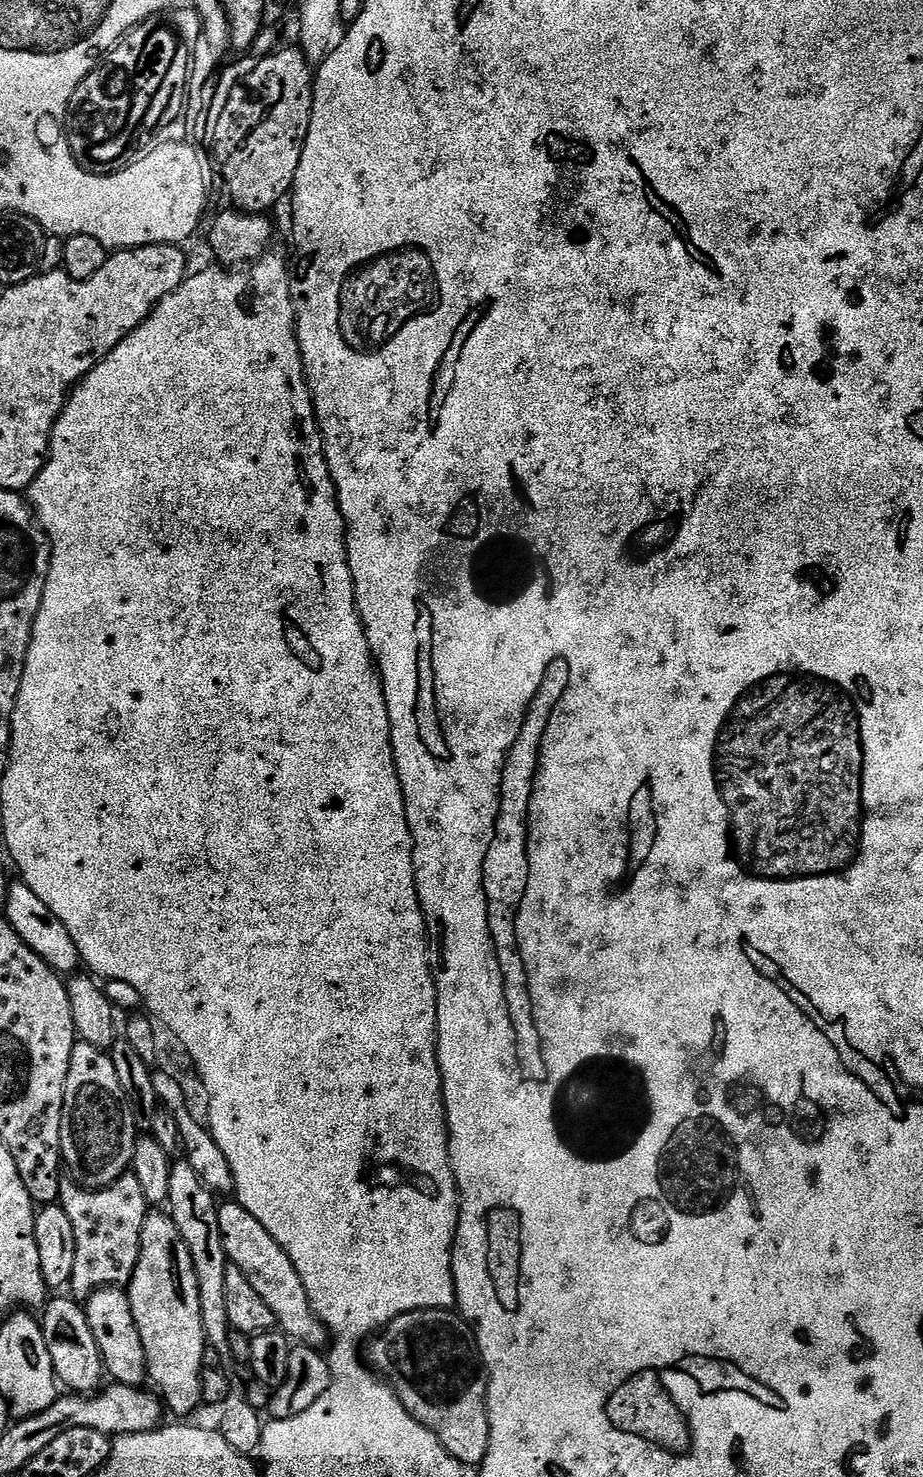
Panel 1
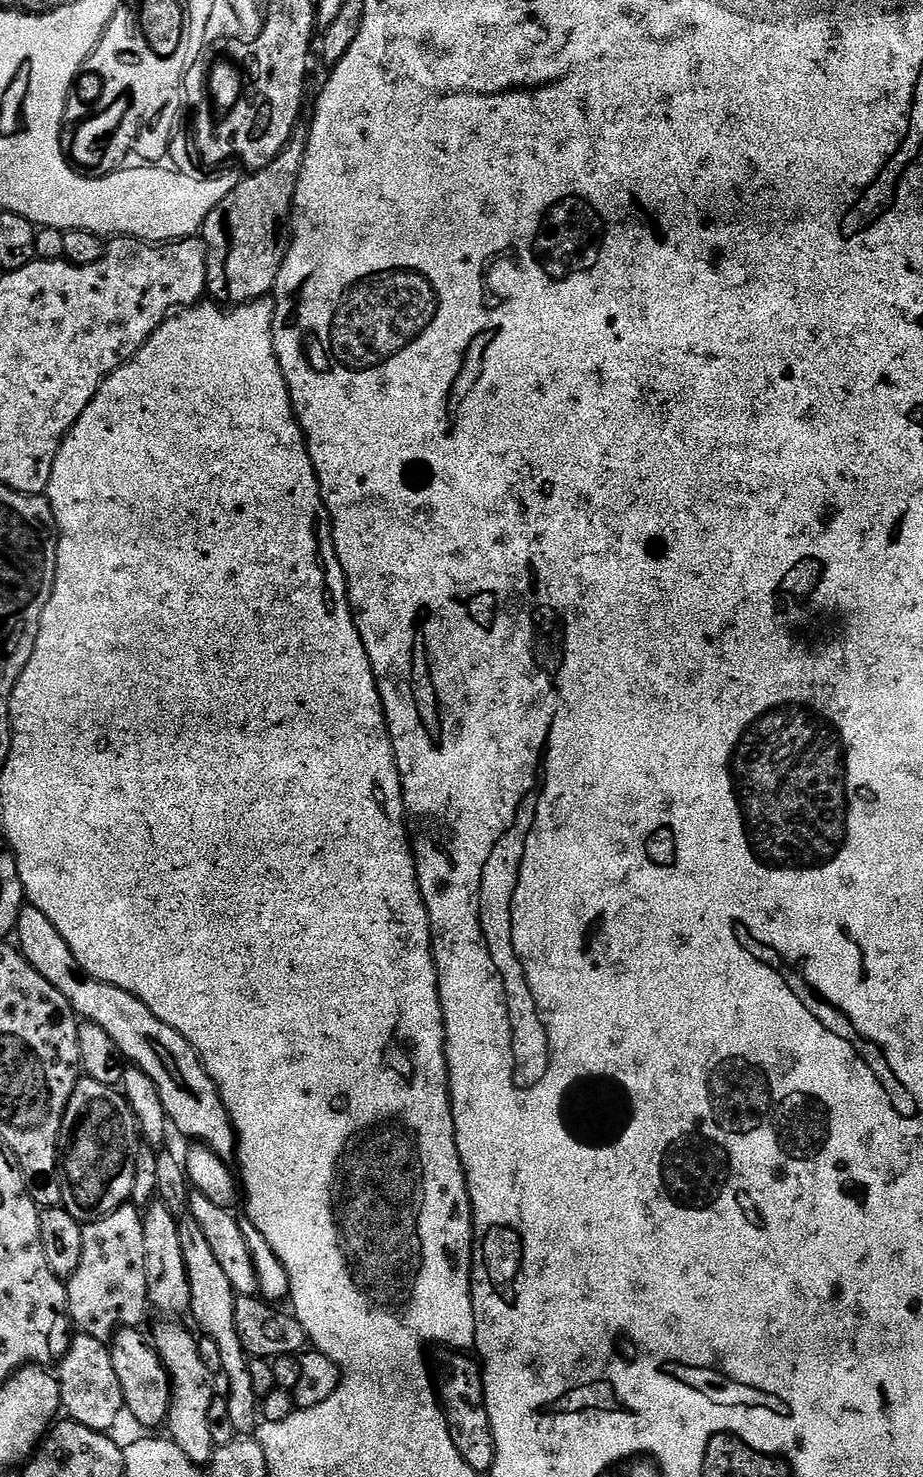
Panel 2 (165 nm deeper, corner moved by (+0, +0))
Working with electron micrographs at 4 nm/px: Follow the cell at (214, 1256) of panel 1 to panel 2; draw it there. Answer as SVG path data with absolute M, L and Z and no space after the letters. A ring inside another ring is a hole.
M188 1214L180 1220L180 1237L182 1238L182 1258L186 1258L186 1274L190 1282L190 1306L188 1312L196 1319L195 1327L201 1328L203 1335L214 1340L222 1358L221 1373L228 1379L226 1399L230 1406L230 1419L234 1430L244 1438L251 1437L258 1428L258 1398L254 1394L254 1382L250 1378L249 1355L238 1338L238 1325L234 1322L234 1306L237 1292L226 1278L222 1265L214 1255L202 1226L194 1222Z

